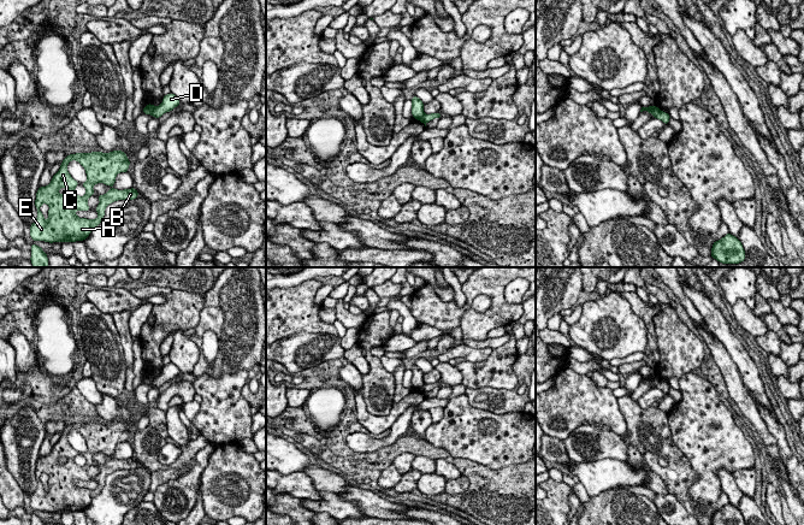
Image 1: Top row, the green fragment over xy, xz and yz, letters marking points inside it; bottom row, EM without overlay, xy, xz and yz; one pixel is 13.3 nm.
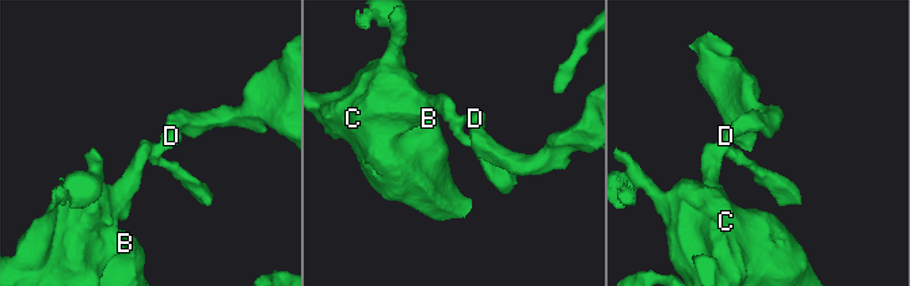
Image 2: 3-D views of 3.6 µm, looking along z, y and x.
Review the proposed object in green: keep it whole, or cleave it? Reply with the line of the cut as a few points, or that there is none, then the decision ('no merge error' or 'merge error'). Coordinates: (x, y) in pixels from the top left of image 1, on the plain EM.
cut in xy along (154, 376), (151, 383); merge error

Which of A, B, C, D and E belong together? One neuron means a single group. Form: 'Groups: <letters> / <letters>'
Groups: A B C E / D

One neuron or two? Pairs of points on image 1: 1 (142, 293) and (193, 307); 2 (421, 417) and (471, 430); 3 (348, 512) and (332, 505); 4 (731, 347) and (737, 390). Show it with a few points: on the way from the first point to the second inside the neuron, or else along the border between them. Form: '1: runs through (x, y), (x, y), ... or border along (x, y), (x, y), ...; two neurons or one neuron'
1: runs through (154, 290), (169, 292), (181, 304); one neuron
2: border along (432, 424), (426, 430), (425, 438); two neurons
3: runs through (344, 509), (336, 507); one neuron
4: border along (716, 337), (735, 365), (744, 387); two neurons

